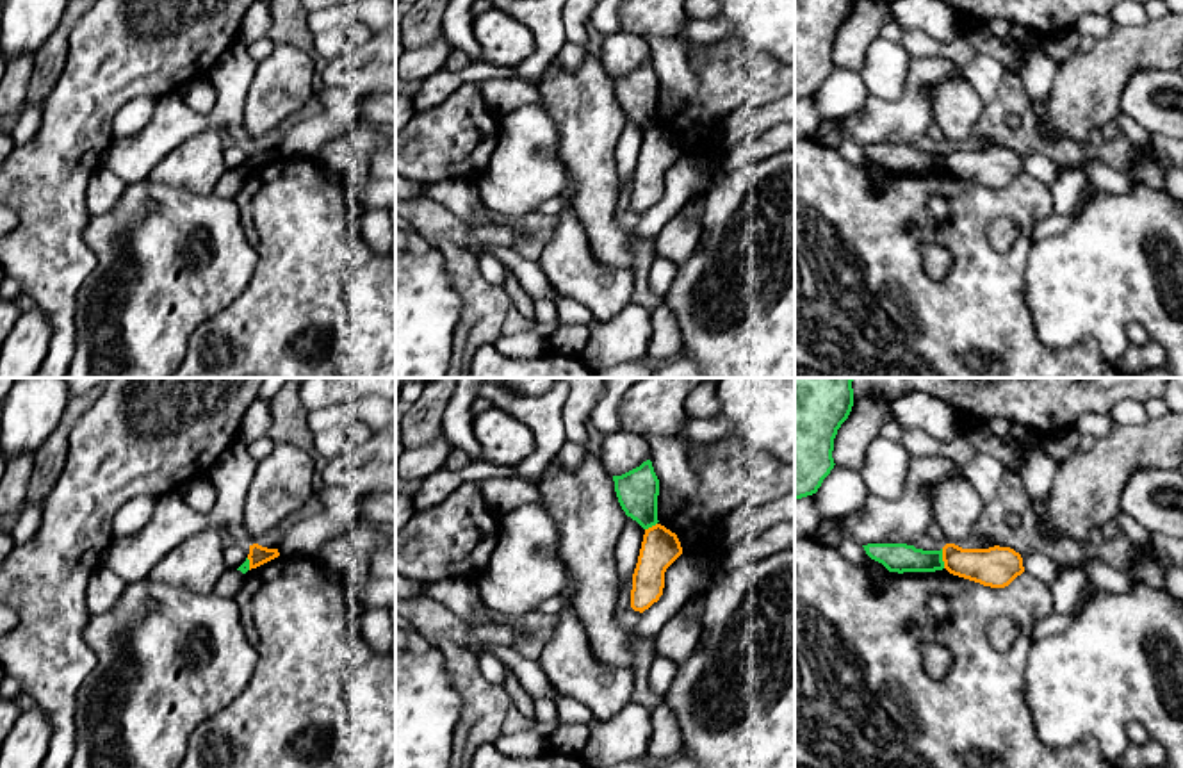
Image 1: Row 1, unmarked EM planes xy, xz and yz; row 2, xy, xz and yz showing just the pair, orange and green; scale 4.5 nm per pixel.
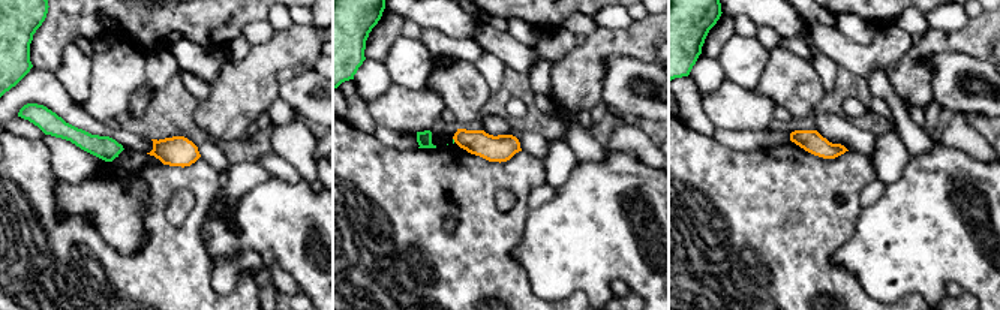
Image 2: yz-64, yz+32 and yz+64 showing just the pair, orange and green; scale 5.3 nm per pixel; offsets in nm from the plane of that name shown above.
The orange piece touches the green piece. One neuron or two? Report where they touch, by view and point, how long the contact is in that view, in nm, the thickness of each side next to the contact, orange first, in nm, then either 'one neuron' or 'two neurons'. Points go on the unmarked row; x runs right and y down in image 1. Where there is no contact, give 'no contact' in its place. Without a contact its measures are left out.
yz (943, 159) | 90 nm | 190/130 nm | two neurons

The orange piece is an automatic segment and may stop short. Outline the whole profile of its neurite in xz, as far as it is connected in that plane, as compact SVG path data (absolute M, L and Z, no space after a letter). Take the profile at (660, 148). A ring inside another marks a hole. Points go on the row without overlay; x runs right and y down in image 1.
M661 125L645 130L632 175L631 208L643 214L659 201L666 169L682 155L675 134Z

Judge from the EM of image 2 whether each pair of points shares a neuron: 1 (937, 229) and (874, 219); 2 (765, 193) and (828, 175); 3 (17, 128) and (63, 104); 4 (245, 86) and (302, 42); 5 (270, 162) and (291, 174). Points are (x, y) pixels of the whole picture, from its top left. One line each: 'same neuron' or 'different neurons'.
1: same neuron
2: same neuron
3: different neurons
4: same neuron
5: same neuron

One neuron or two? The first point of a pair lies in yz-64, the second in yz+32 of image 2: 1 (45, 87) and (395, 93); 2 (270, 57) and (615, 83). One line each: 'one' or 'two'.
1: two
2: two

